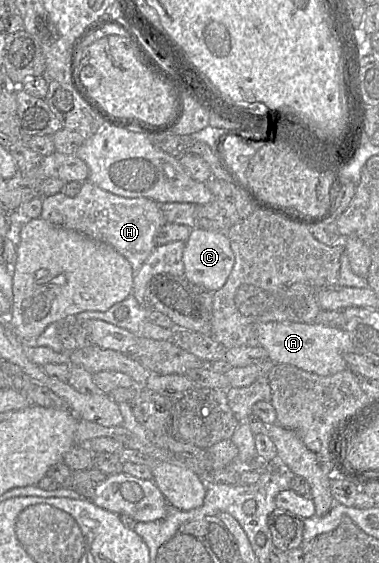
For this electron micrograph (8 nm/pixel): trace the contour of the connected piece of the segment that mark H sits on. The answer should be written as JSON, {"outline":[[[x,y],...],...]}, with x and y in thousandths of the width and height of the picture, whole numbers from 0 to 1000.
{"outline":[[[232,320],[219,323],[198,350],[158,341],[111,352],[111,389],[296,437],[343,465],[356,485],[414,437],[412,416],[438,396],[417,359],[380,350],[322,350],[277,339]]]}

